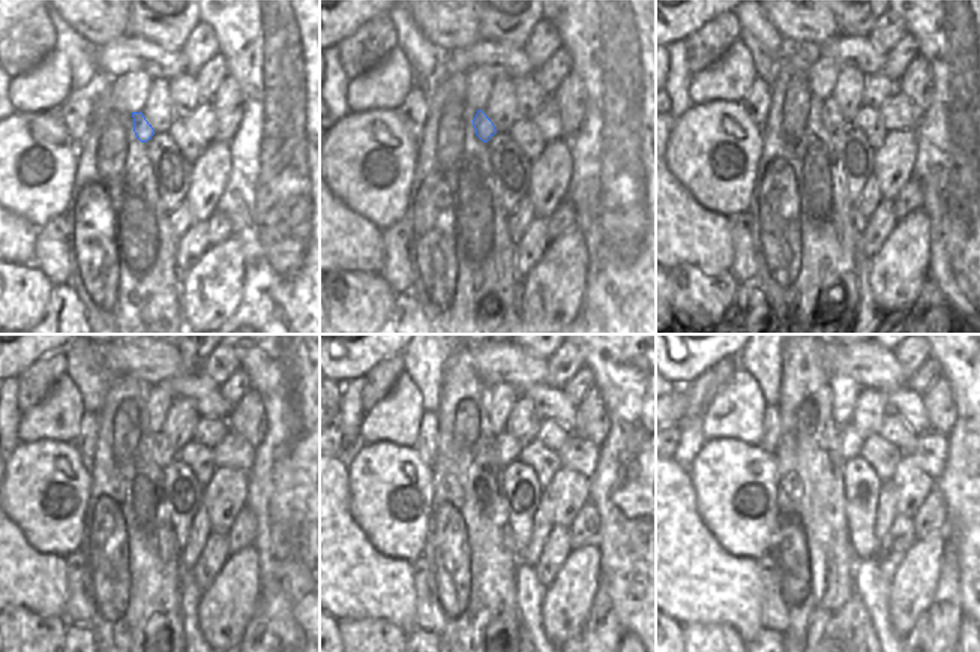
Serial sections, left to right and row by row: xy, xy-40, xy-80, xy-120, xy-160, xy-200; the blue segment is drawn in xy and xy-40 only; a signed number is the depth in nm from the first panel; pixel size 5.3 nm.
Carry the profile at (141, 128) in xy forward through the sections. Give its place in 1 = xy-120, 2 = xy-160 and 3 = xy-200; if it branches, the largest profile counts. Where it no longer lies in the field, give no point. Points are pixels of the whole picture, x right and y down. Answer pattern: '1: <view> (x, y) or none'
1: xy-120 (162, 451)
2: xy-160 (508, 448)
3: xy-200 (851, 441)

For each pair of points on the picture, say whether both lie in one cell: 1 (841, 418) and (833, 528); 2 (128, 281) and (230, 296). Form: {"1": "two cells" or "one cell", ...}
{"1": "two cells", "2": "two cells"}

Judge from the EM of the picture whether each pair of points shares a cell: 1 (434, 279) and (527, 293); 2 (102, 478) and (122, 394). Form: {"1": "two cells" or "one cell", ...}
{"1": "two cells", "2": "one cell"}

